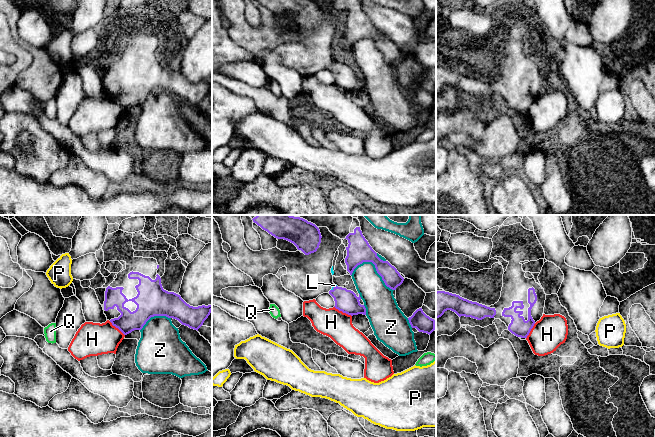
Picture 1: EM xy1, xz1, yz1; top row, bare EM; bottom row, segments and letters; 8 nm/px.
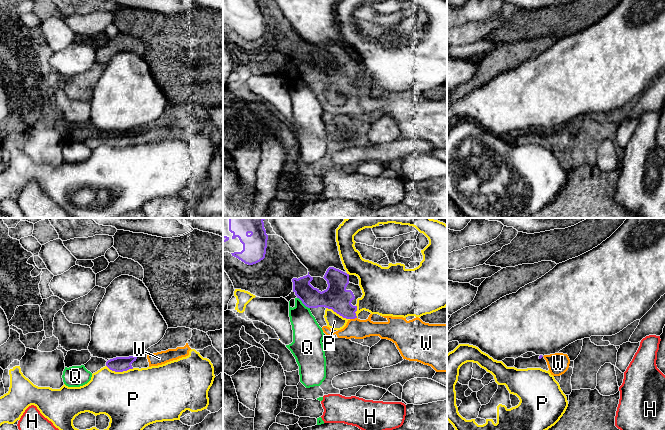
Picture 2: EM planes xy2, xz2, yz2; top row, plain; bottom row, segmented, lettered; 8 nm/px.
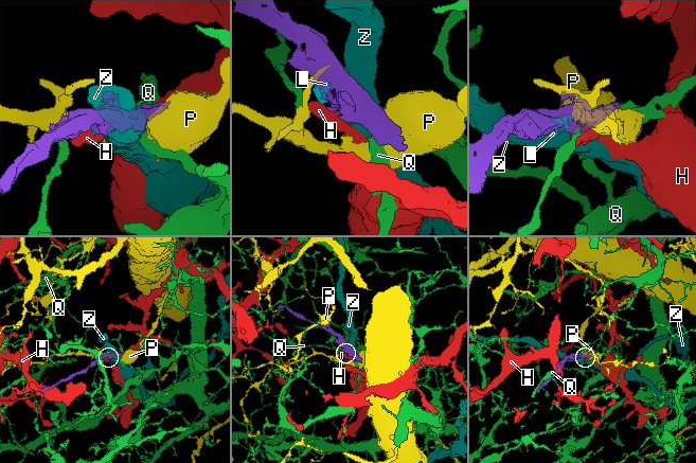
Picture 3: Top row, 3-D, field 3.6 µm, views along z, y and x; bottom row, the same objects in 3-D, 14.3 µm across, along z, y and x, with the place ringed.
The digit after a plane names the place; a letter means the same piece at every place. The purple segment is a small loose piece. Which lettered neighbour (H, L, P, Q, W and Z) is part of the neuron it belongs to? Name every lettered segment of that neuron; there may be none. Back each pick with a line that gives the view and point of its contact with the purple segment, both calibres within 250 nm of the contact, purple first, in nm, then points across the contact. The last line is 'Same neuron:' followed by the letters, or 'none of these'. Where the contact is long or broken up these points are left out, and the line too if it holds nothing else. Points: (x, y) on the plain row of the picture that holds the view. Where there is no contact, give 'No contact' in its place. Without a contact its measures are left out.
L: Touches purple at xz1 (333, 64). Thickness 180 nm (purple) against 20 nm
W: Touches purple at xz2 (353, 94). Thickness 200 nm (purple) against 160 nm. Path across: xz2 (336, 73), (353, 94), (355, 104)
Same neuron: L, W

